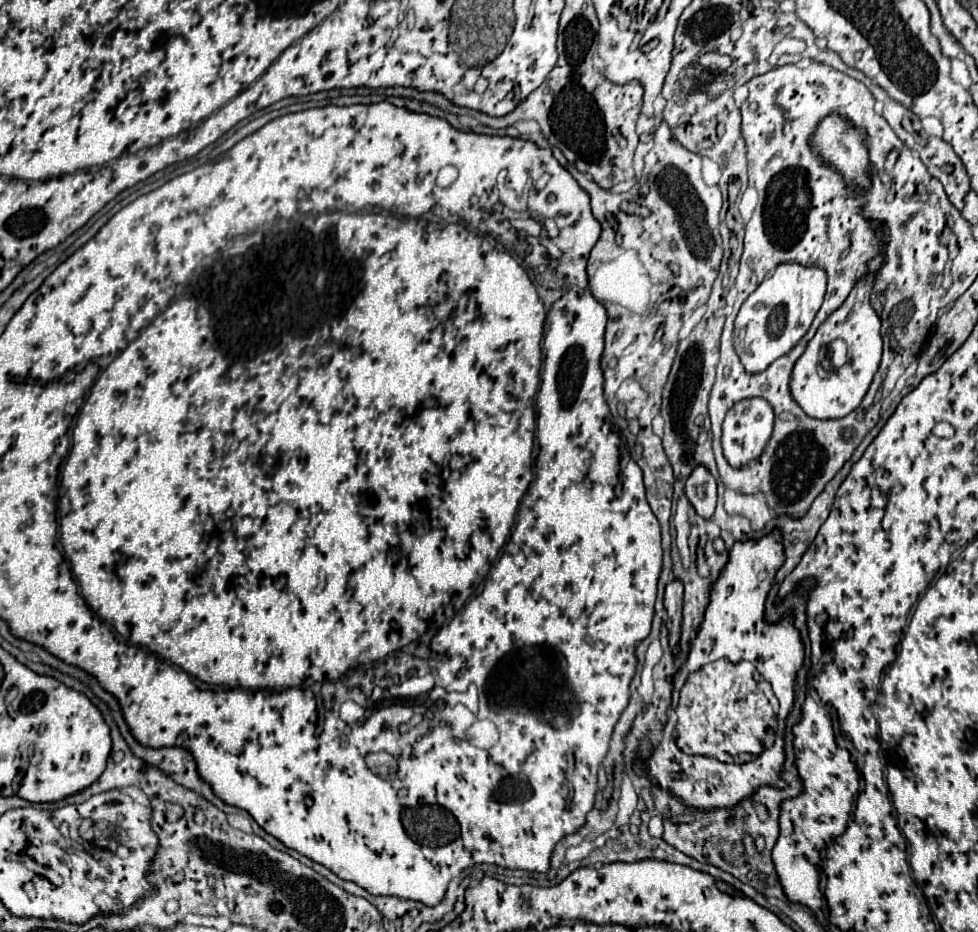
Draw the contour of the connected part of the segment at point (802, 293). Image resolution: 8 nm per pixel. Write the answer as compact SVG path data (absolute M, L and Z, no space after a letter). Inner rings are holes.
M783 262L773 274L765 276L759 288L743 302L733 330L735 352L747 372L763 372L773 360L787 354L799 338L809 330L825 296L827 276L821 268Z

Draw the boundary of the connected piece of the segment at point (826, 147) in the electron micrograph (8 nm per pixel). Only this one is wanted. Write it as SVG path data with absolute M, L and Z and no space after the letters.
M827 116L817 126L811 146L813 150L831 166L835 166L849 182L865 188L869 186L869 160L867 150L861 144L863 134L857 128L851 128L839 116Z

